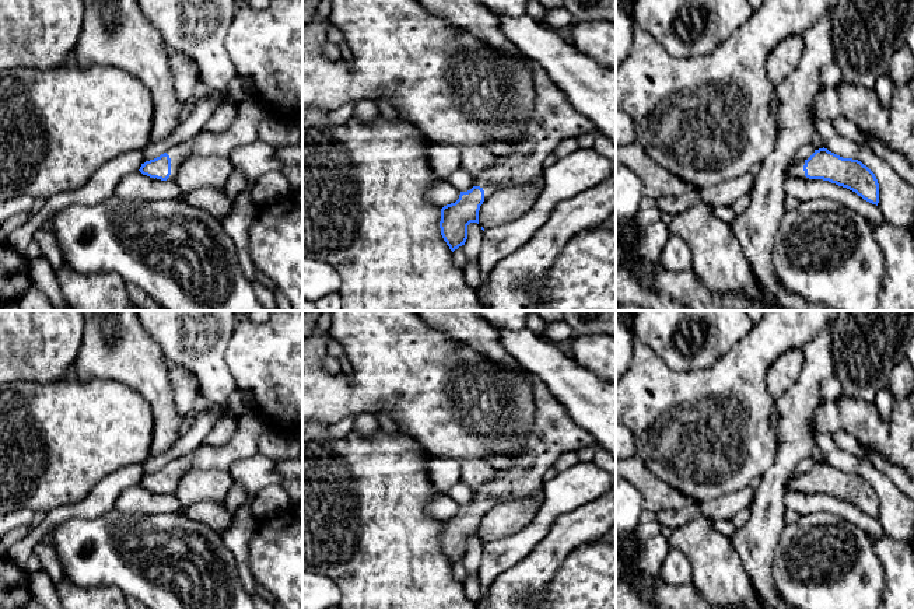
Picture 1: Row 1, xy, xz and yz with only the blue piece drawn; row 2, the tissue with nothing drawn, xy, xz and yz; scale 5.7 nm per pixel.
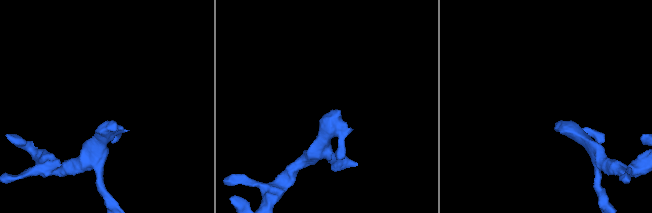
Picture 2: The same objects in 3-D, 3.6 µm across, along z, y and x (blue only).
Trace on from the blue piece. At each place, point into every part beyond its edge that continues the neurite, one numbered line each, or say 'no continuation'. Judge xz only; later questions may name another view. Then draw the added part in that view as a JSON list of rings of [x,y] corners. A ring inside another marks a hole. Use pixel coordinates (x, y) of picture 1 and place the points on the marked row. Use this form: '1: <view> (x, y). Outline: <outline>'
1: xz (553, 119). Outline: [[[532,62],[535,78],[535,102],[532,116],[525,127],[525,133],[509,144],[514,146],[509,154],[498,157],[498,162],[487,172],[473,178],[473,185],[484,190],[484,200],[494,192],[509,188],[523,186],[532,182],[544,181],[543,162],[549,154],[565,139],[578,139],[585,133],[598,130],[589,118],[579,113],[567,99],[565,94],[550,78],[546,70]]]

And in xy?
1: xy (244, 130). Outline: [[[251,98],[238,105],[235,122],[224,132],[202,130],[192,139],[169,148],[171,175],[168,181],[175,181],[183,160],[189,155],[228,157],[230,153],[244,144],[251,144],[258,137],[258,126],[267,116],[266,108],[258,98]]]

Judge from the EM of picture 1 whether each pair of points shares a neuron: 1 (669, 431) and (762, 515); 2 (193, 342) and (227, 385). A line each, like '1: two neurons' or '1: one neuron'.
1: two neurons
2: one neuron

